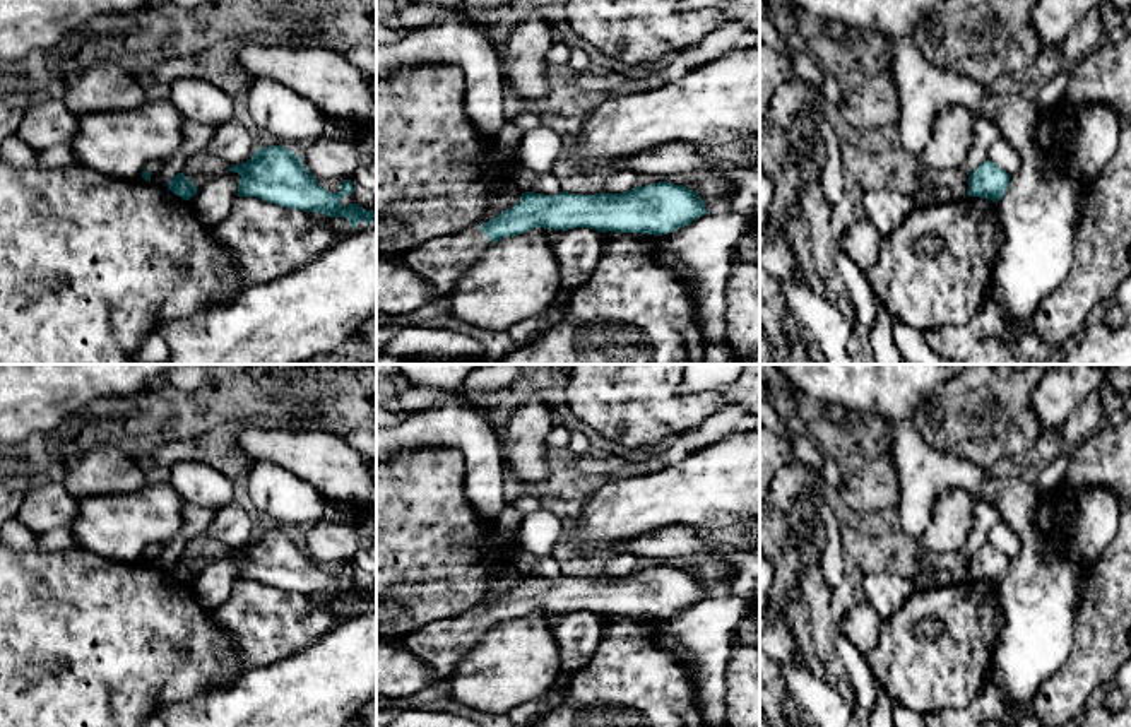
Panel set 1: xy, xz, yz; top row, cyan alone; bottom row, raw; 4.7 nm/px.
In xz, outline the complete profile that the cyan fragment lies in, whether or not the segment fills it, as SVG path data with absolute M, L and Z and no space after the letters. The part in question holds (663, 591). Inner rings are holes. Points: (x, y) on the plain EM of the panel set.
M667 564L635 570L623 576L544 578L525 575L508 594L457 616L433 621L409 633L402 645L435 671L433 684L447 679L481 635L501 621L534 611L590 611L601 616L667 618L708 597L690 571Z

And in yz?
M989 542L968 559L968 578L999 585L1008 573L1010 558Z

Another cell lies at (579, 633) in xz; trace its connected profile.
M575 611L563 614L551 633L558 643L561 674L571 676L595 653L604 636L604 621L597 612Z

